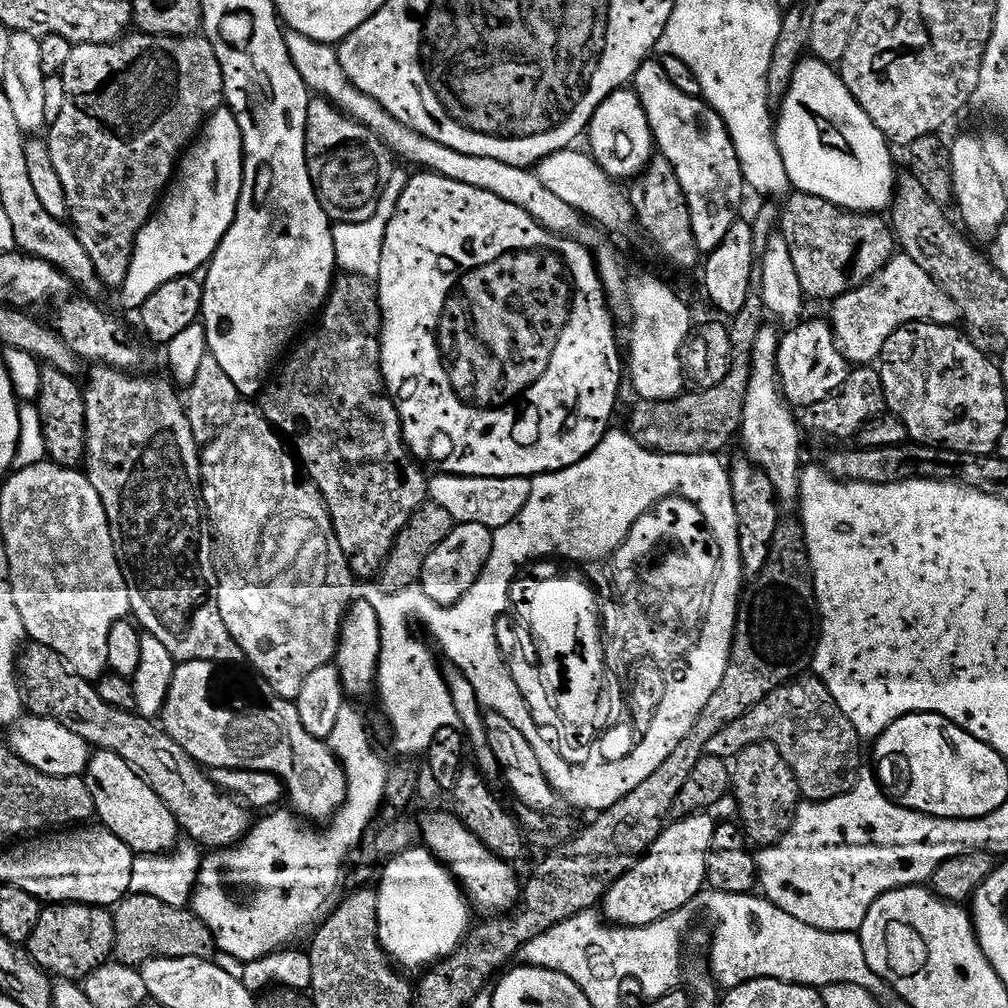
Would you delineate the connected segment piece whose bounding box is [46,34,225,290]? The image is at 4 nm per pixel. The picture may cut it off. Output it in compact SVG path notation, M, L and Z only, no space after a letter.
M143 34L125 35L113 44L78 44L72 49L70 73L72 80L68 84L68 97L62 106L62 114L47 129L46 143L50 150L50 158L54 158L54 170L58 170L58 178L62 178L62 186L66 189L66 202L70 213L70 224L76 237L82 242L90 262L94 262L94 270L98 274L101 285L105 289L123 289L126 274L130 274L130 262L134 254L134 246L138 234L152 219L158 201L165 195L166 189L172 183L181 156L200 134L205 122L225 103L224 79L222 66L218 62L218 54L214 54L214 46L204 39L203 35L195 36L145 36Z

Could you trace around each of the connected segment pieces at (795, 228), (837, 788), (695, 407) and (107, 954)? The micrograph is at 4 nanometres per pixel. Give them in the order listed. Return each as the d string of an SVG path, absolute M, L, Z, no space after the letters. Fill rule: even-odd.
M793 191L783 201L778 228L786 238L786 246L790 246L790 258L798 269L798 282L802 282L805 297L827 302L834 302L874 279L898 248L887 219L876 214L846 212L805 192Z
M805 674L783 684L778 690L766 694L758 706L754 706L738 722L730 722L726 730L714 734L706 742L709 756L727 761L736 757L751 744L772 744L786 758L786 766L794 774L801 797L808 802L833 800L846 794L860 779L860 747L858 730L850 726L846 714L834 702L824 681L812 674Z
M754 286L746 298L746 306L731 317L728 333L732 343L730 370L718 386L701 392L689 391L674 400L640 400L626 425L627 431L646 450L662 454L702 454L710 456L723 453L723 448L740 434L740 423L746 406L746 390L750 390L752 355L758 334L766 327L764 299L759 287Z
M48 904L41 907L38 930L34 930L34 934L30 934L26 947L37 966L53 977L60 980L83 982L91 972L98 970L113 959L116 950L115 921L115 915L104 906L95 904Z

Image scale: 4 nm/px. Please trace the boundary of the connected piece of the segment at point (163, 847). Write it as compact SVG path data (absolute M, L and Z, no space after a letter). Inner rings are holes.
M93 751L86 773L88 789L94 798L95 819L109 828L133 852L143 856L168 854L177 847L182 833L180 824L170 814L166 802L150 790L150 786L125 760L113 752Z

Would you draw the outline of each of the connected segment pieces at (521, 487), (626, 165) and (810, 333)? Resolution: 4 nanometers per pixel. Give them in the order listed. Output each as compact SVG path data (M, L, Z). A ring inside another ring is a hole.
M433 475L428 482L431 503L442 506L450 513L456 524L481 524L490 529L501 528L510 523L526 506L532 493L532 480L526 476L506 478L478 478L477 476Z
M632 90L615 92L601 102L588 124L587 140L591 155L600 163L604 173L617 182L625 182L631 176L639 177L654 155L652 127L648 115L646 110L642 110L640 100Z
M805 319L781 335L780 350L776 355L776 372L780 376L780 391L789 405L796 410L814 406L814 402L822 402L822 398L834 394L834 390L838 390L842 382L846 382L850 371L848 360L840 351L840 345L837 344L836 336L832 332L831 323L827 319L807 320Z

